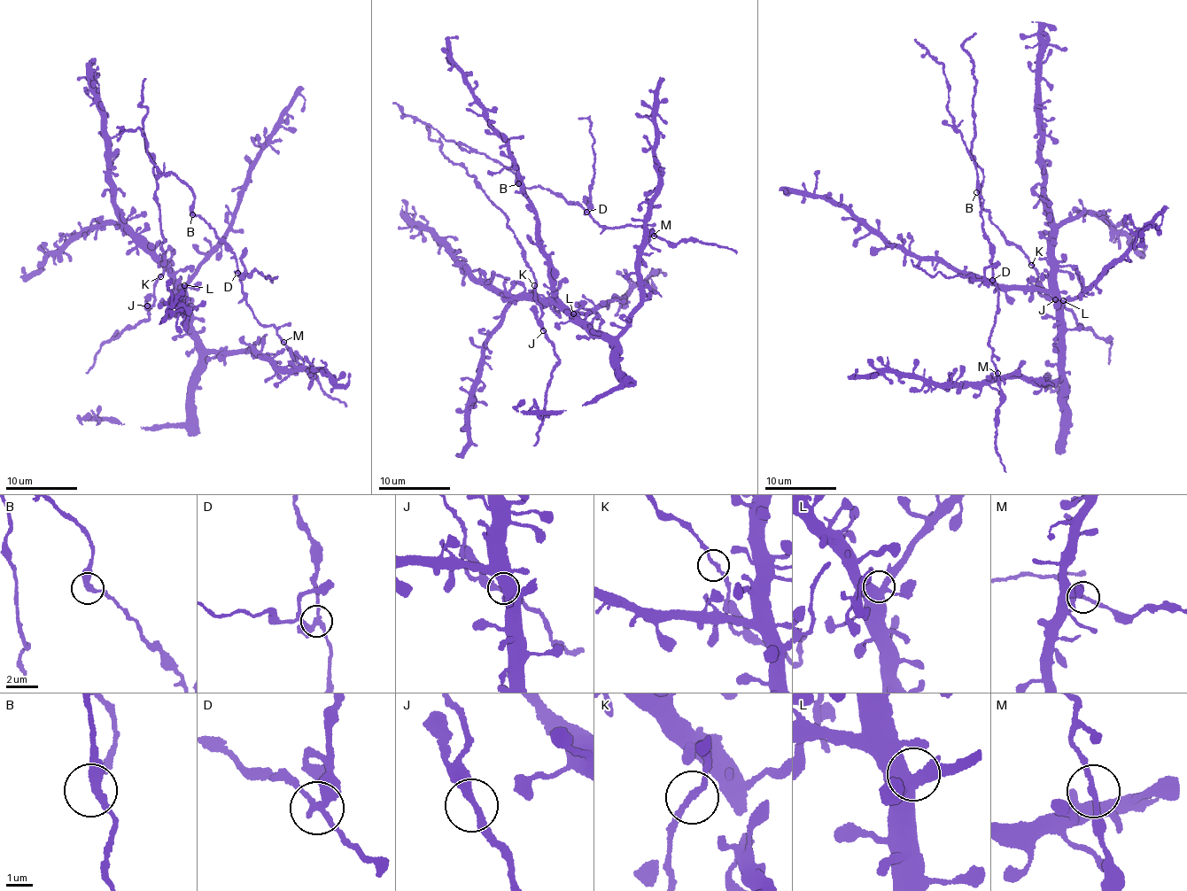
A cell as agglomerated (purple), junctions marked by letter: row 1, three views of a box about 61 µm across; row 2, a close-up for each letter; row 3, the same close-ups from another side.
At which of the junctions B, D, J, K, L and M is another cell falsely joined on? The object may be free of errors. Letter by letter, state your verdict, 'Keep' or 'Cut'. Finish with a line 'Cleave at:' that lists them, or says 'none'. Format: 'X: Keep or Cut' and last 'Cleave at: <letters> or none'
B: Keep
D: Cut
J: Keep
K: Keep
L: Keep
M: Keep
Cleave at: D

